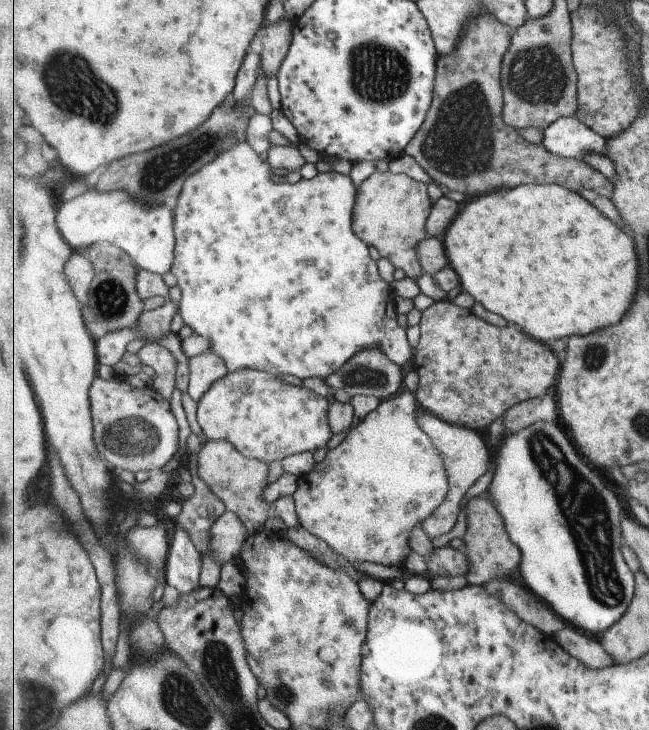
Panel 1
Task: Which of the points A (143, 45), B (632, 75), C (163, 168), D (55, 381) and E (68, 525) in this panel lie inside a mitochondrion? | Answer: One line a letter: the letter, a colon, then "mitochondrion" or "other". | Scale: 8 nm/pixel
A: other
B: other
C: mitochondrion
D: other
E: other

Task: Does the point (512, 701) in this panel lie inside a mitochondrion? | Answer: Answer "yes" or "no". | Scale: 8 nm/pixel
no

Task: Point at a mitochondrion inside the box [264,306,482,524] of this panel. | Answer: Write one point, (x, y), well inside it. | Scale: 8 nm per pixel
(362, 374)

